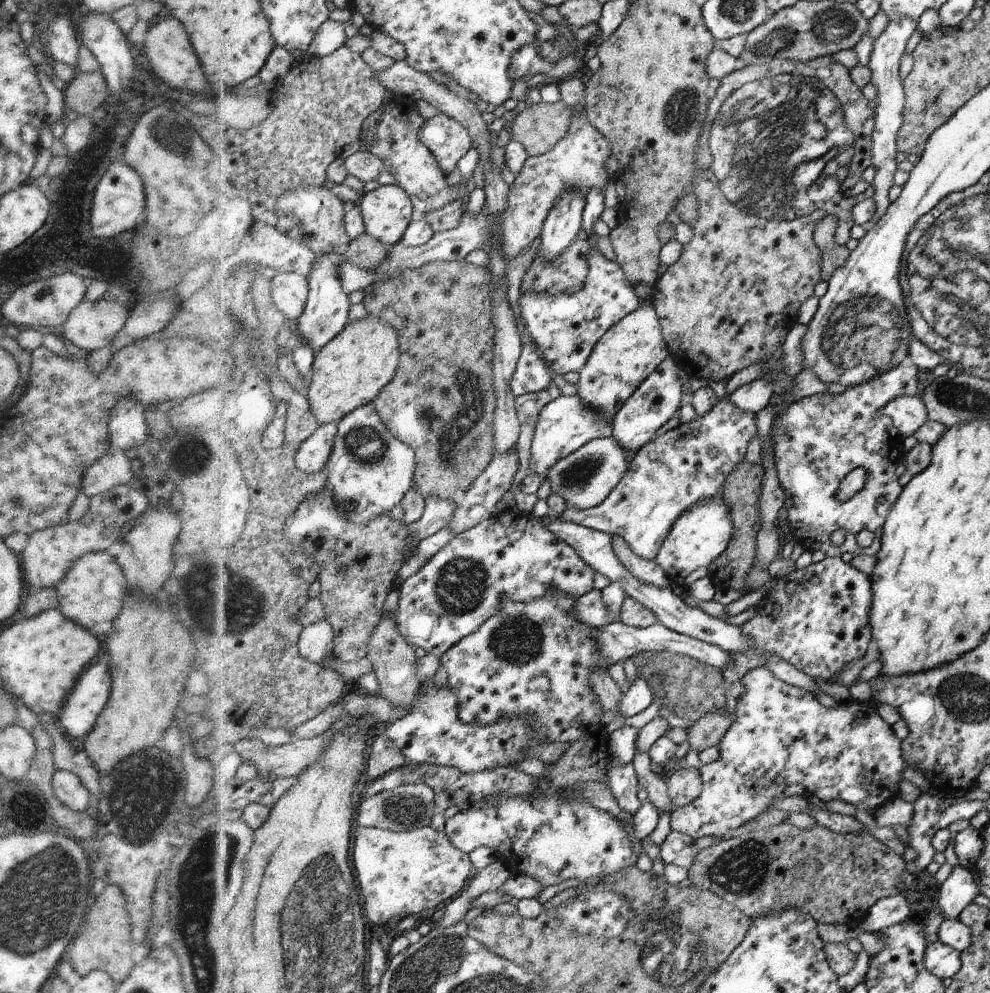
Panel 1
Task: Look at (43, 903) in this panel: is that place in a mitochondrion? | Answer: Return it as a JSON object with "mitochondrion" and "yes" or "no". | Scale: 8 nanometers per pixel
{"mitochondrion":"yes"}

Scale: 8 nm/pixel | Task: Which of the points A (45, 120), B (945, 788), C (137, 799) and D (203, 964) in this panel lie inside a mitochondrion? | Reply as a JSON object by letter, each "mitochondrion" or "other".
{"A":"other","B":"other","C":"mitochondrion","D":"mitochondrion"}

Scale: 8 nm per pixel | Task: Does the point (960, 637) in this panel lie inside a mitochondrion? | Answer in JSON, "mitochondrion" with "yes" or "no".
{"mitochondrion":"no"}

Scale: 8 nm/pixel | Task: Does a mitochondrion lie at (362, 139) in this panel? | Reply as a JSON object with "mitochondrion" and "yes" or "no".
{"mitochondrion":"no"}

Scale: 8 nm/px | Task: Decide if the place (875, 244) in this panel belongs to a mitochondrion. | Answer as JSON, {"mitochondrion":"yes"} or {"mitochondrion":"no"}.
{"mitochondrion":"no"}

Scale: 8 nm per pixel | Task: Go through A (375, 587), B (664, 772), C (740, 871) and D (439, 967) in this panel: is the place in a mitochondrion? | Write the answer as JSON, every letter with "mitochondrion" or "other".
{"A":"other","B":"other","C":"mitochondrion","D":"mitochondrion"}

